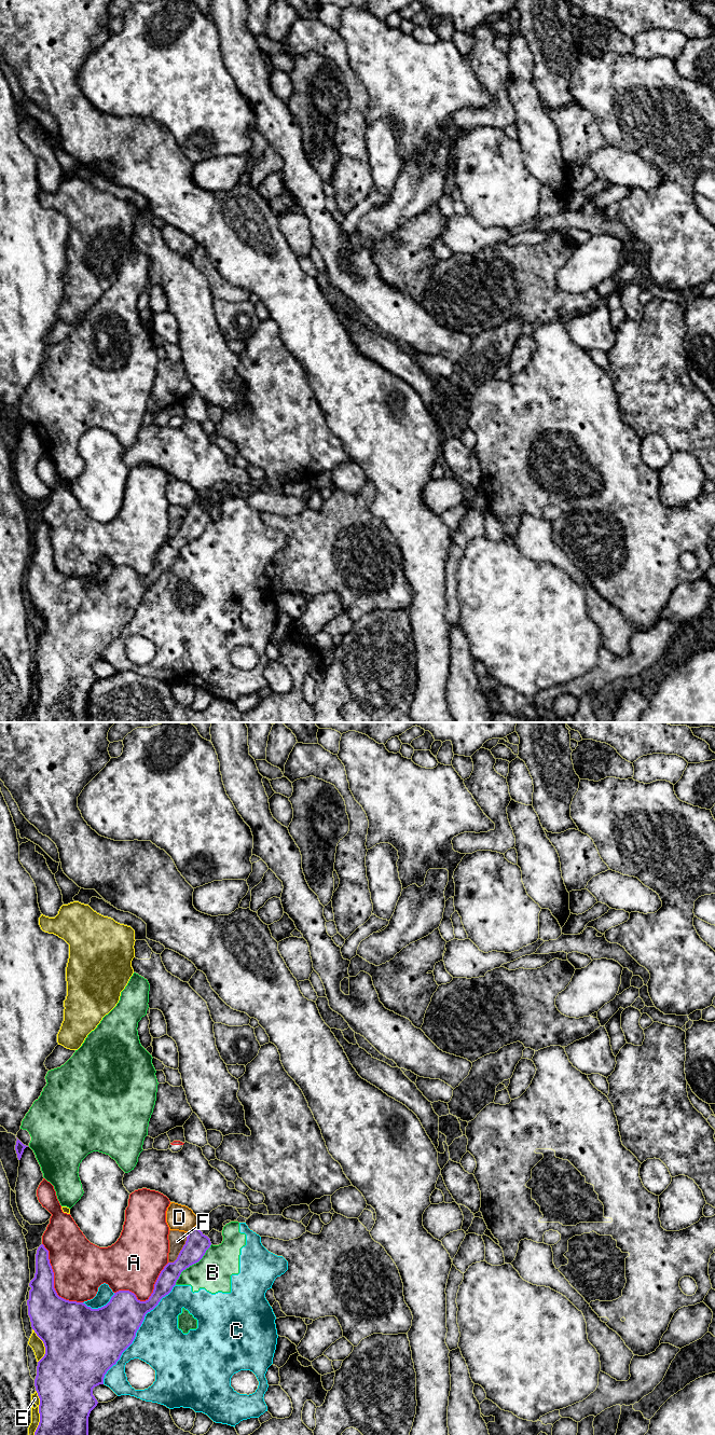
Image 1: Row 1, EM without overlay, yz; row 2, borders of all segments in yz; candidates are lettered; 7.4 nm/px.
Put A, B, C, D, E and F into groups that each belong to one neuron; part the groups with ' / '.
A / B C / D / E / F

